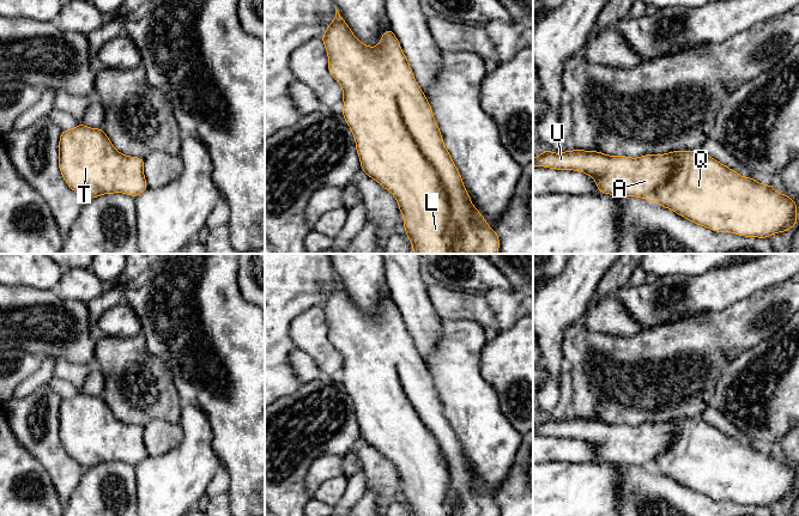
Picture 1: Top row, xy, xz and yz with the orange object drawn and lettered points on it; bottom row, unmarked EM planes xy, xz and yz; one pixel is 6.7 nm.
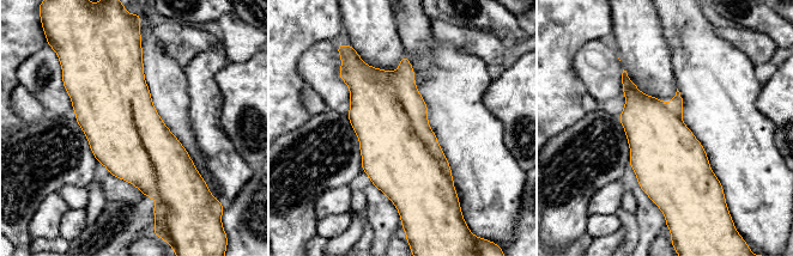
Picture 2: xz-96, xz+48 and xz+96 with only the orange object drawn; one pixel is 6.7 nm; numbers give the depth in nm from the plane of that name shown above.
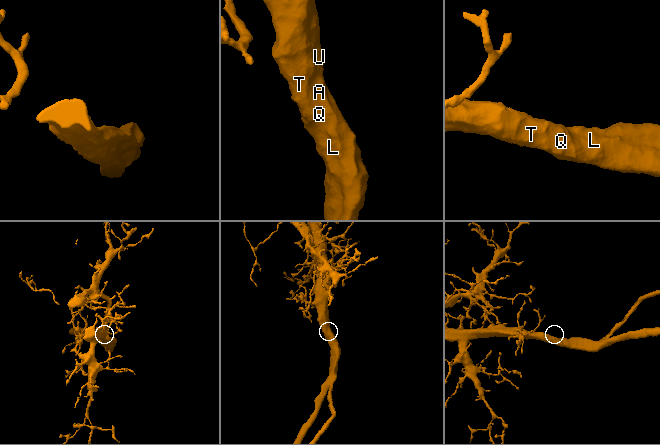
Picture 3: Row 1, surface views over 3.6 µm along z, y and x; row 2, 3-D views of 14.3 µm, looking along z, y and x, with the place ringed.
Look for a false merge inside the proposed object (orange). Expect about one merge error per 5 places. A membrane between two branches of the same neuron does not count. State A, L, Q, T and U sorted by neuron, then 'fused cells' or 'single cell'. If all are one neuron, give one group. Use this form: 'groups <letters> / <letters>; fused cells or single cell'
groups A L Q T U; single cell

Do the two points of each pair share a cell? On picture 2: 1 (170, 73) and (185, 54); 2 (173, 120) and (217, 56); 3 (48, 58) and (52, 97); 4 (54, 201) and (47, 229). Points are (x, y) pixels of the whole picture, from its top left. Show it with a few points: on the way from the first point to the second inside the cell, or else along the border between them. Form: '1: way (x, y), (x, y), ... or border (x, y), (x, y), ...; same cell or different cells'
1: border (158, 43), (182, 68); different cells
2: border (182, 69), (186, 77), (188, 121), (191, 125); different cells
3: way (50, 67), (54, 71), (52, 87); same cell
4: way (52, 208), (47, 215), (47, 221); same cell

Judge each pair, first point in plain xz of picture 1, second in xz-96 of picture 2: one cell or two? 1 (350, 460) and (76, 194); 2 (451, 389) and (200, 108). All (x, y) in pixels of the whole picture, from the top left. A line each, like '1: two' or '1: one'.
1: one
2: one

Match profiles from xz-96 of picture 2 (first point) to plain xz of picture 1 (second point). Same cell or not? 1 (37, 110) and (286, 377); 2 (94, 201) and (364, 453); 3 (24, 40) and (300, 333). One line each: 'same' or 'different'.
1: different
2: different
3: different

